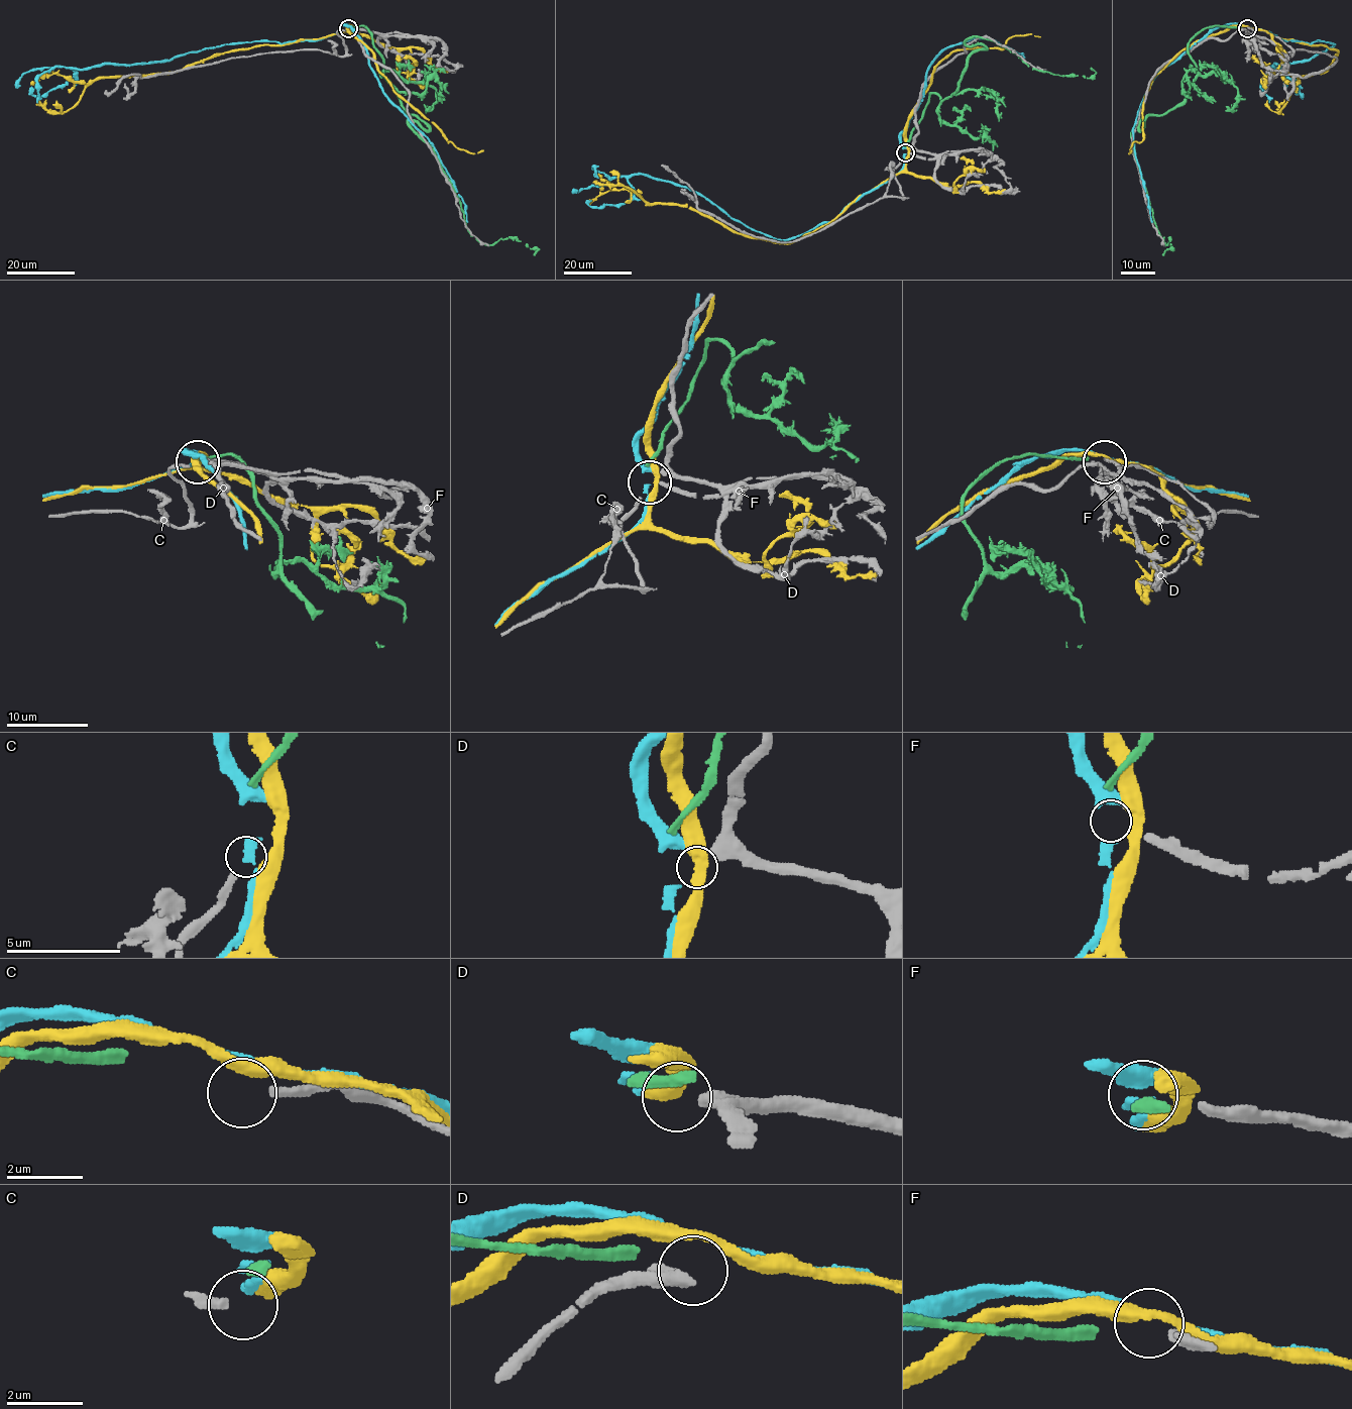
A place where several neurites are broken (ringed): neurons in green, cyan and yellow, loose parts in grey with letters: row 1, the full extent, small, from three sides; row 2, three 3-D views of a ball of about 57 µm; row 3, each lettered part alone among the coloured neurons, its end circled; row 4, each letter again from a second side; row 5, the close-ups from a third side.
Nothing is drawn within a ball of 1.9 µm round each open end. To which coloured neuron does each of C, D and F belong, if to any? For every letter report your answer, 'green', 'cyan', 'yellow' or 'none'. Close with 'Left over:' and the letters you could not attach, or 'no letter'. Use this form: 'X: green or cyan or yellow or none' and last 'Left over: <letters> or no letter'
C: none
D: none
F: cyan
Left over: C, D

